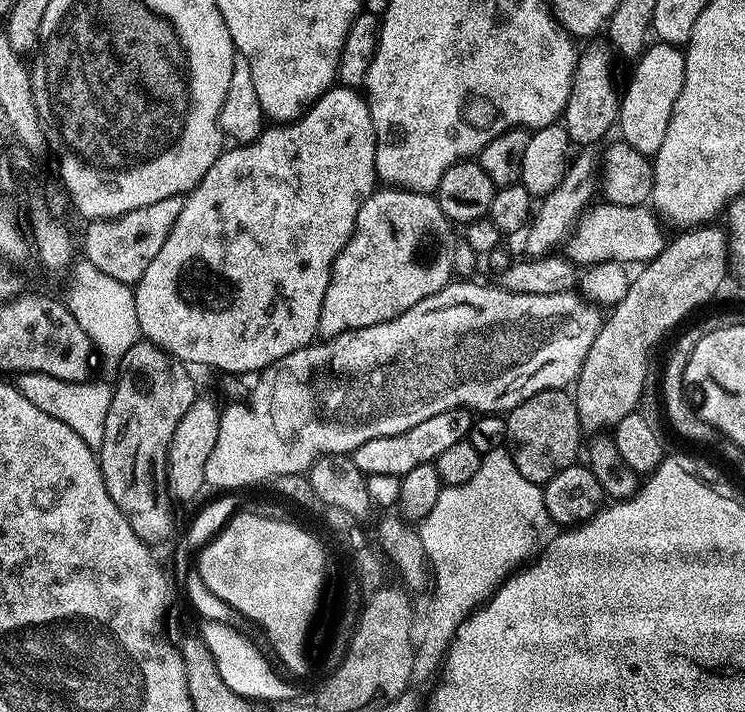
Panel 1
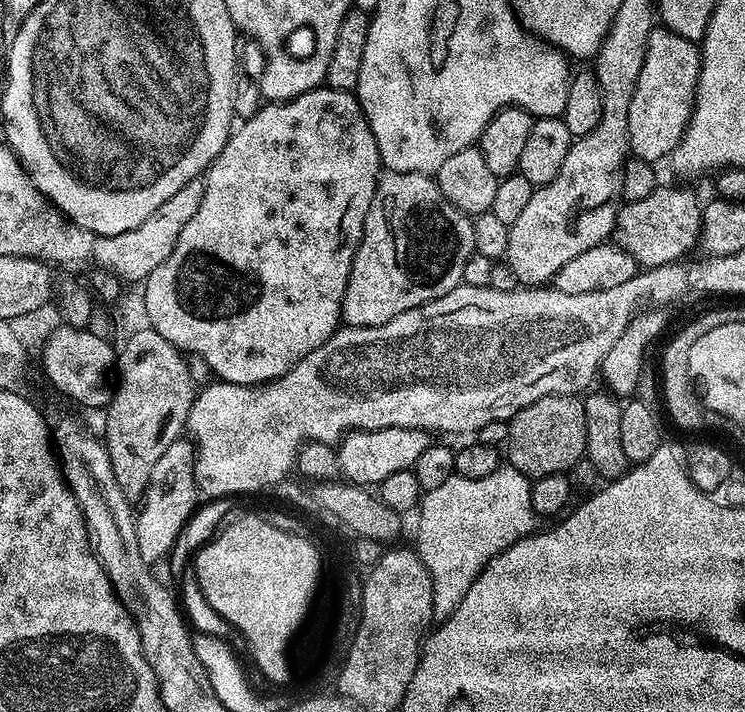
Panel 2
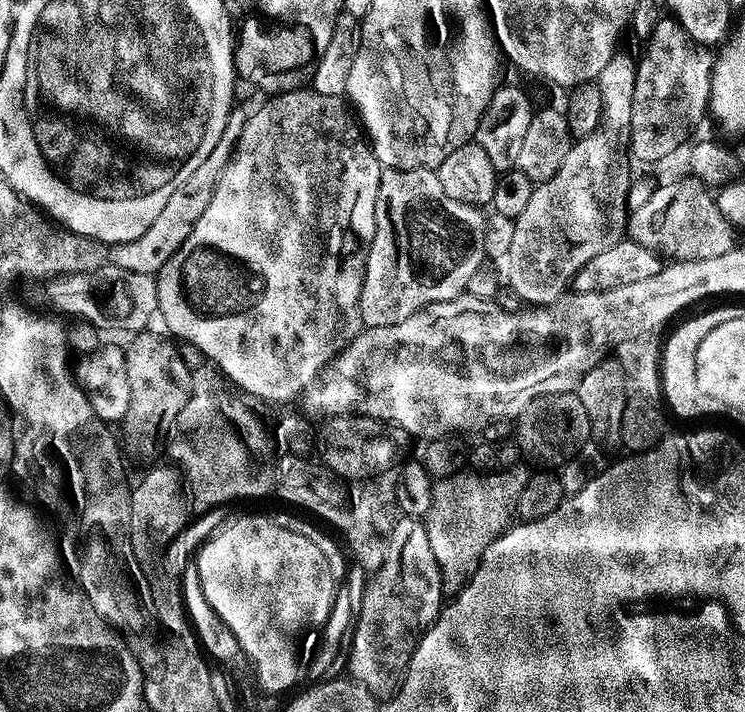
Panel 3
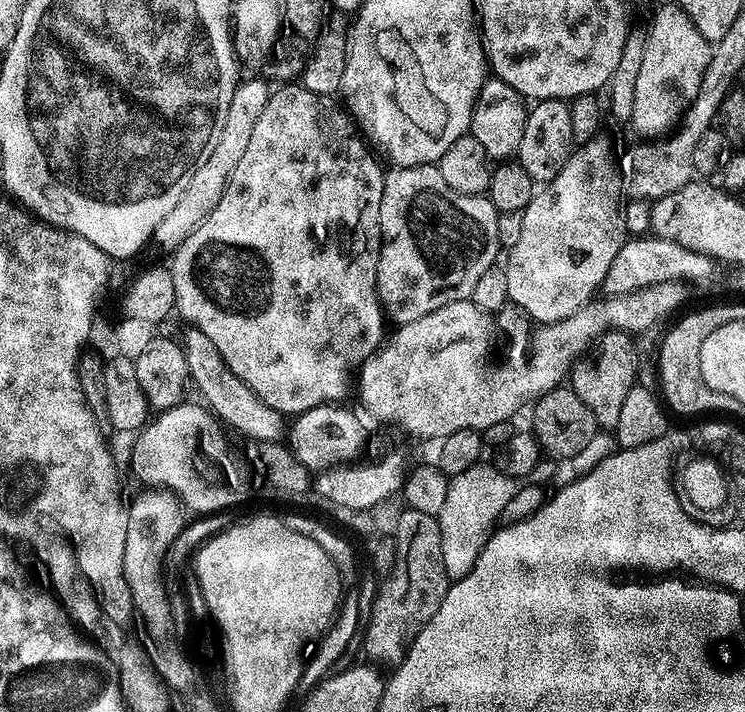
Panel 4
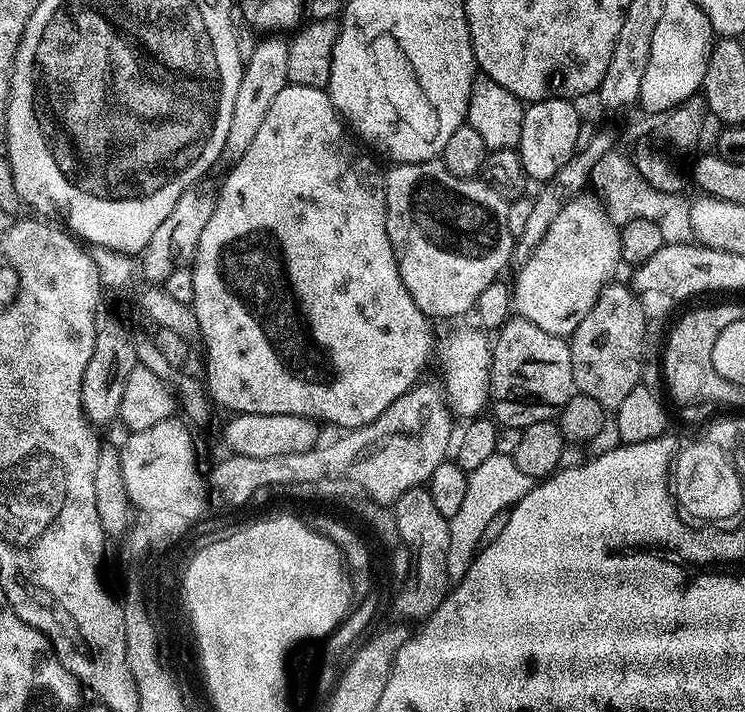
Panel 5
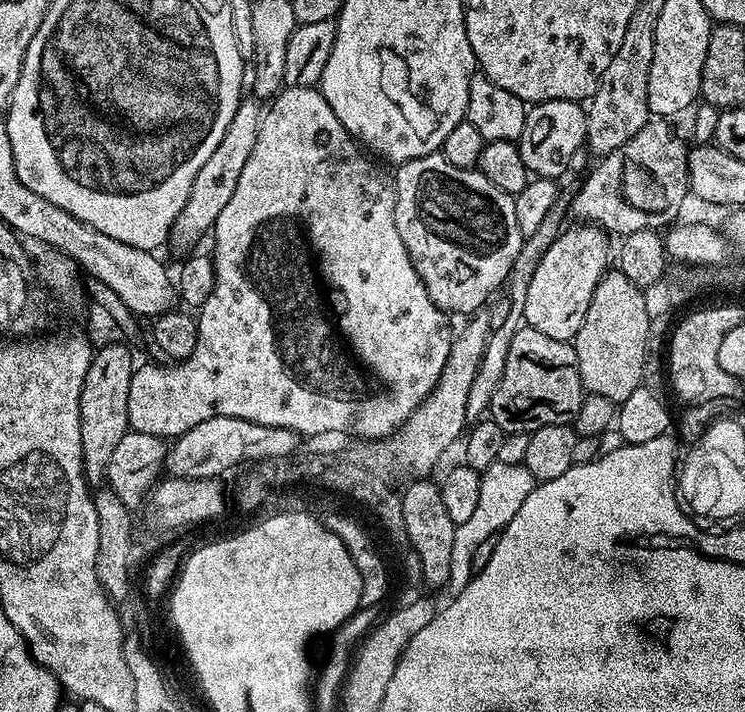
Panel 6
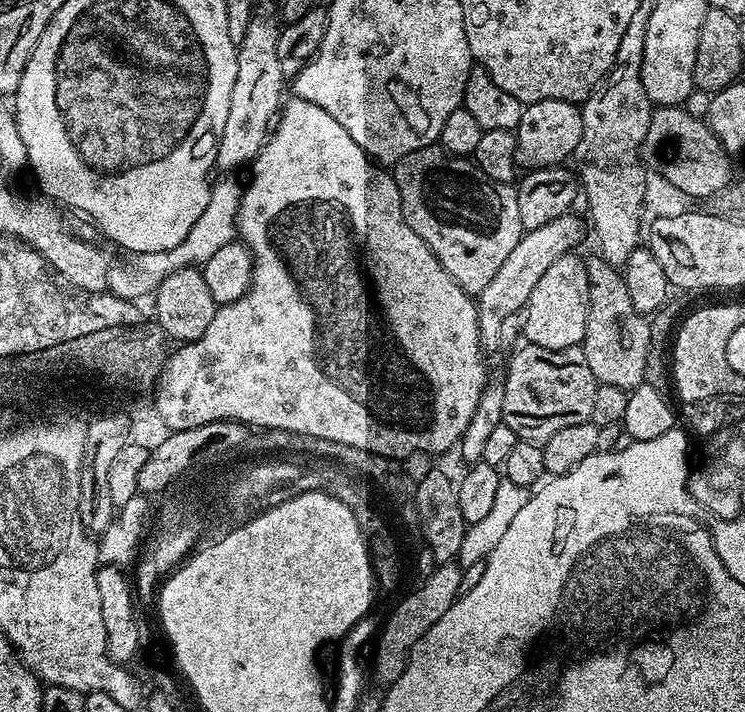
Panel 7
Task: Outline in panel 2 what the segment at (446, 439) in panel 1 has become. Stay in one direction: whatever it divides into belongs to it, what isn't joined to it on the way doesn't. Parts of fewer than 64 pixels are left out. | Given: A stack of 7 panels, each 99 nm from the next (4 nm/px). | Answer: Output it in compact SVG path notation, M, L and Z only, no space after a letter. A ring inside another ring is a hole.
M383 428L369 432L349 432L336 448L340 476L350 484L379 486L383 480L390 478L390 474L398 474L398 470L415 469L418 458L426 454L429 443L429 433L423 428Z

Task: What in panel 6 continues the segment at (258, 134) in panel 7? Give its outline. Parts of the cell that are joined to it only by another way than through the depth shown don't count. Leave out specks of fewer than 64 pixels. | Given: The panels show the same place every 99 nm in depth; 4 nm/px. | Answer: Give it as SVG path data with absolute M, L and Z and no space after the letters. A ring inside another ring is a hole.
M241 99L240 105L234 110L234 118L230 118L230 126L226 126L226 134L222 134L222 142L214 149L214 154L206 158L202 170L194 174L194 182L190 186L190 194L186 204L174 218L172 229L168 231L167 243L172 244L176 252L188 254L200 239L207 237L216 226L218 214L226 207L226 202L234 195L234 186L238 186L238 178L242 175L242 166L246 166L246 158L250 158L250 150L254 150L254 142L258 142L258 130L262 108L255 104L255 99Z

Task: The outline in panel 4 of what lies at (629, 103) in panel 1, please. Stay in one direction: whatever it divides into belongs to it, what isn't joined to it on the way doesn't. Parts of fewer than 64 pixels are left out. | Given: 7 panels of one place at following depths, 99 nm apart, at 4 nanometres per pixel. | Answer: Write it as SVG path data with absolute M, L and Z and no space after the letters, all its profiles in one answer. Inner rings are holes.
M678 2L662 5L646 25L646 33L630 124L640 134L660 134L673 122L679 121L686 109L696 101L702 78L706 74L706 66L710 66L713 45L702 34L702 30L694 26L690 14L686 14L686 10Z

